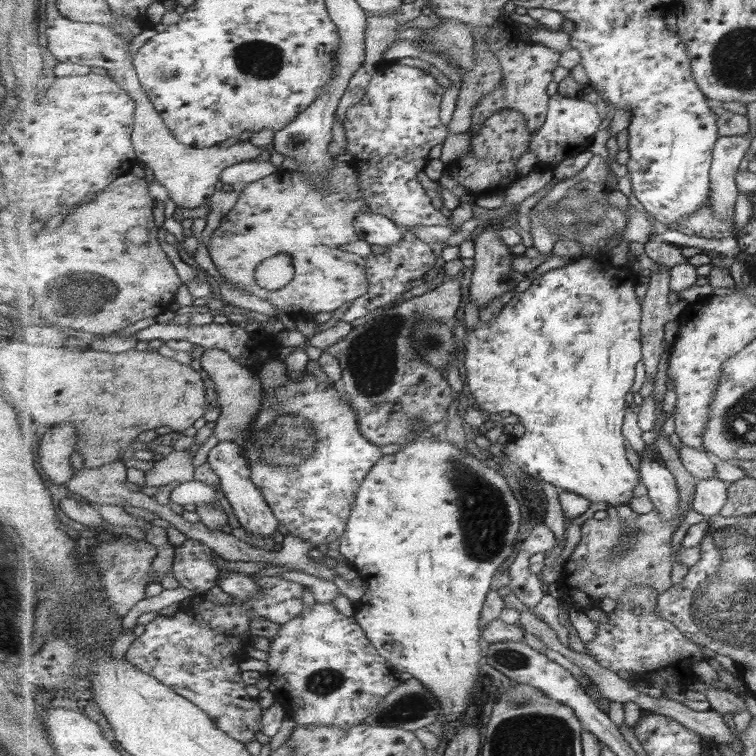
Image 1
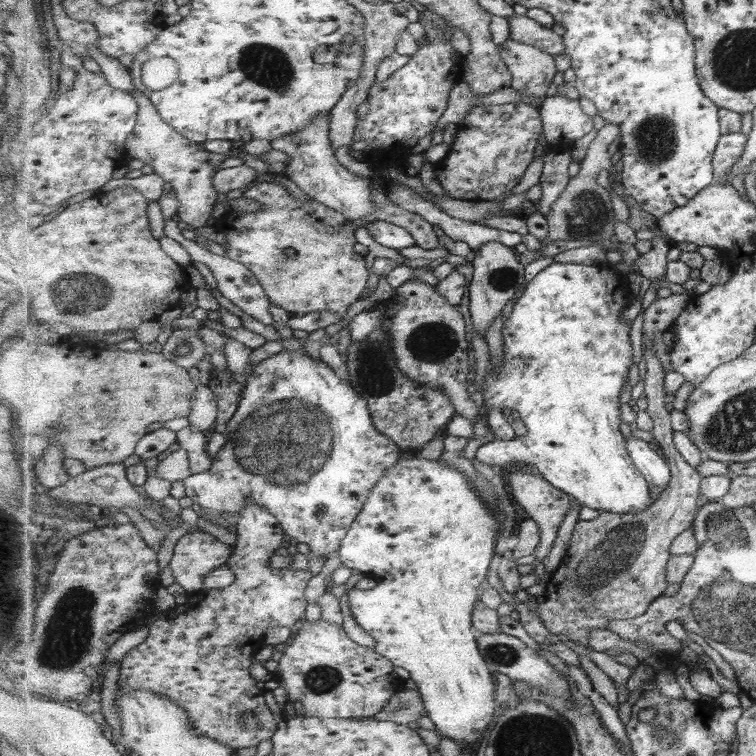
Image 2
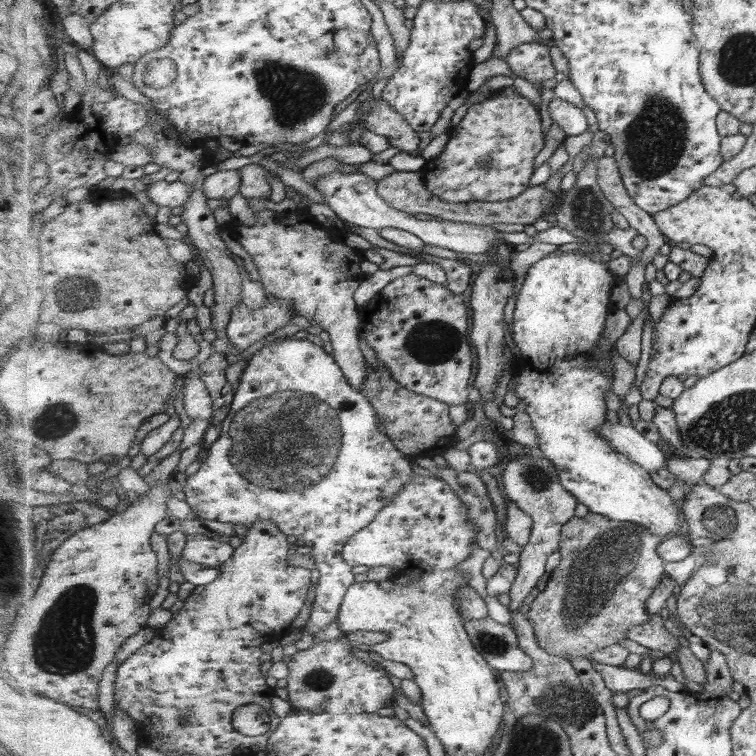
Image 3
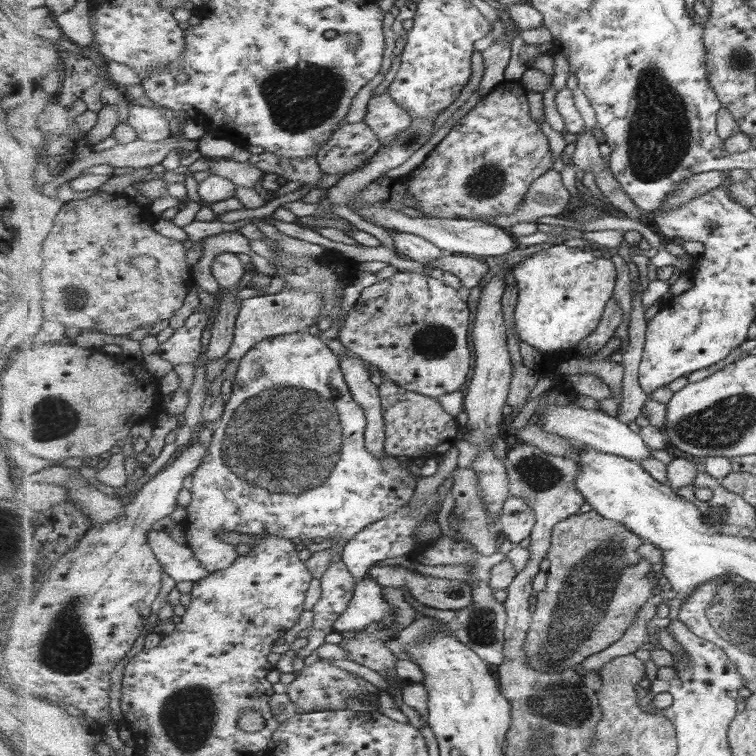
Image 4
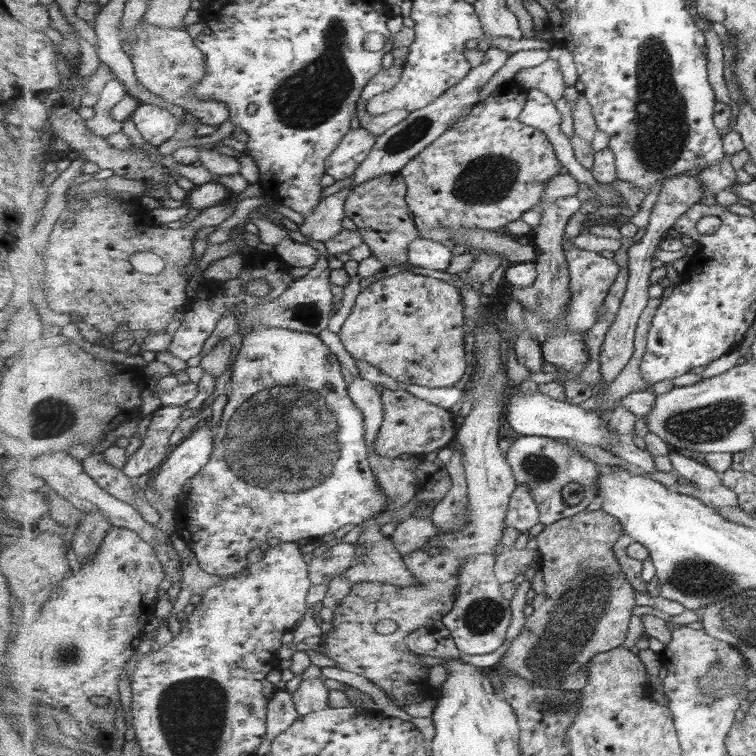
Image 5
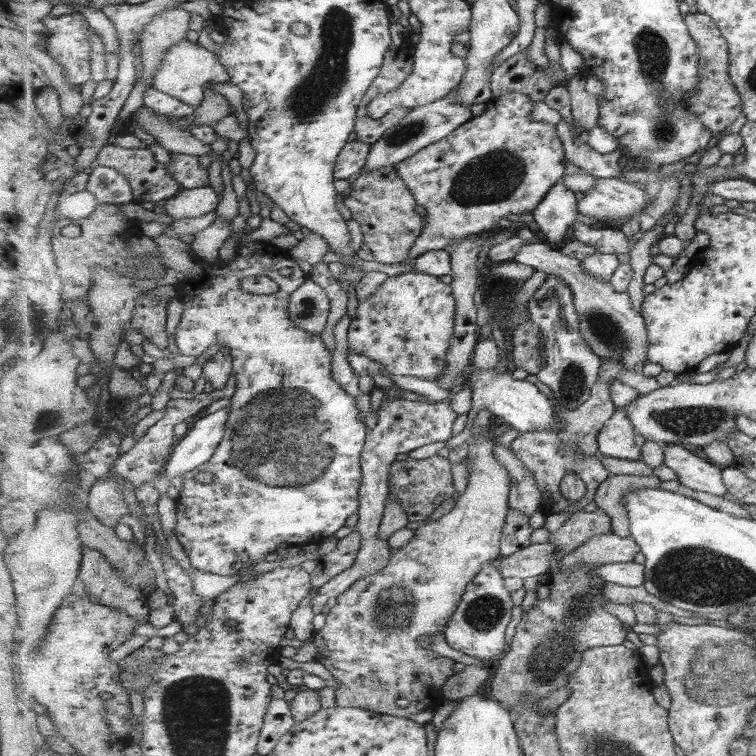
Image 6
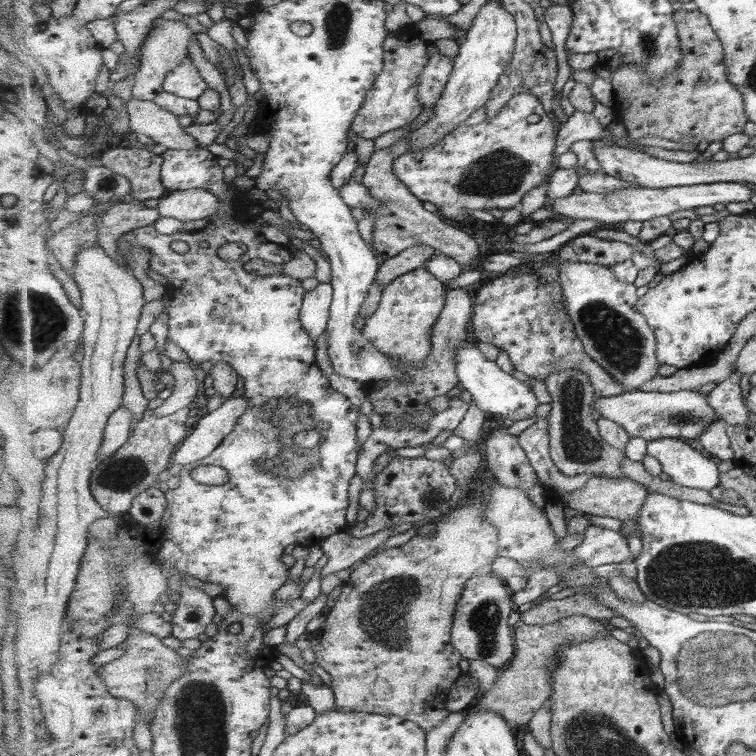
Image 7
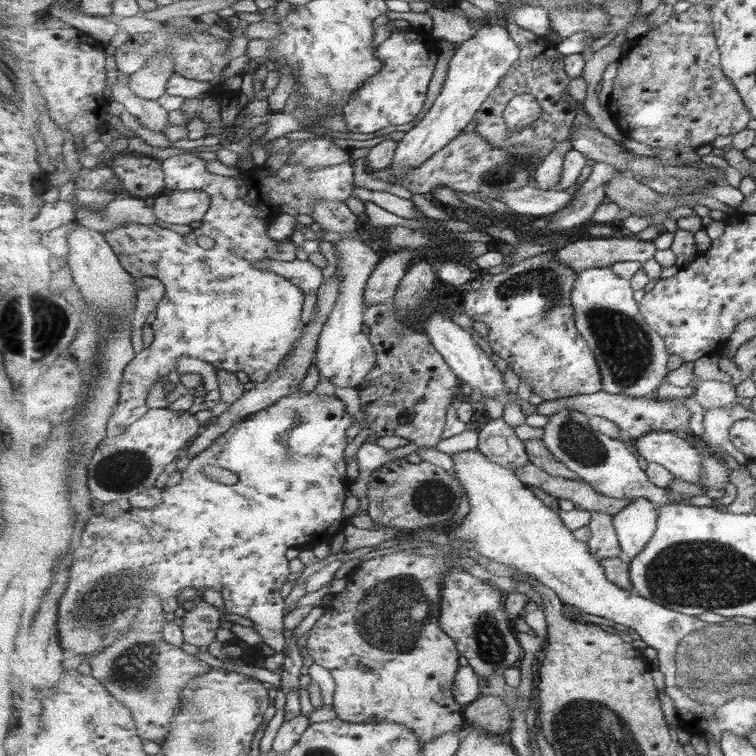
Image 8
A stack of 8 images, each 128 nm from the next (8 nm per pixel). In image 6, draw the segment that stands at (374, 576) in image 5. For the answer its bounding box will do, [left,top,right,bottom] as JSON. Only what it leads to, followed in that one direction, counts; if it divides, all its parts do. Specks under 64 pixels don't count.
[311,397,459,614]

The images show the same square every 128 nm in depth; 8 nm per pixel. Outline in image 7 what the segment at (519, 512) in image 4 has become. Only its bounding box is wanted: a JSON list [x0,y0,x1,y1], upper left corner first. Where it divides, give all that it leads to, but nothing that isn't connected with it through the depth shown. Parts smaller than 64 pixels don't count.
[483,427,540,491]

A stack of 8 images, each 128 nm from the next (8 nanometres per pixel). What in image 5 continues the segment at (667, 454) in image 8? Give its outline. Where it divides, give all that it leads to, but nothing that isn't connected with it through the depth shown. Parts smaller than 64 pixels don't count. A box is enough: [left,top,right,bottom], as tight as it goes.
[668,451,739,510]

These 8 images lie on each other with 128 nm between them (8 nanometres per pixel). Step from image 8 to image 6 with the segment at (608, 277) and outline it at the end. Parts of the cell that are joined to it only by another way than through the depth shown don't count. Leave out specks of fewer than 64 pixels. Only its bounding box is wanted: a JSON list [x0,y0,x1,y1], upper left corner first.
[514,242,649,371]

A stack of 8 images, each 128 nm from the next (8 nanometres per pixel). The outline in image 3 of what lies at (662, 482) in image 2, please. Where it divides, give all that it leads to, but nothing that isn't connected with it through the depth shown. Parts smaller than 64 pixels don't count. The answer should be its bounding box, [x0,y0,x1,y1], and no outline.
[599,422,669,472]

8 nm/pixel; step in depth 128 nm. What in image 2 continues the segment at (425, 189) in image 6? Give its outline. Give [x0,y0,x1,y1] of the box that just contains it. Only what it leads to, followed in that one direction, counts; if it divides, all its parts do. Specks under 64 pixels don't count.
[433,101,544,201]

